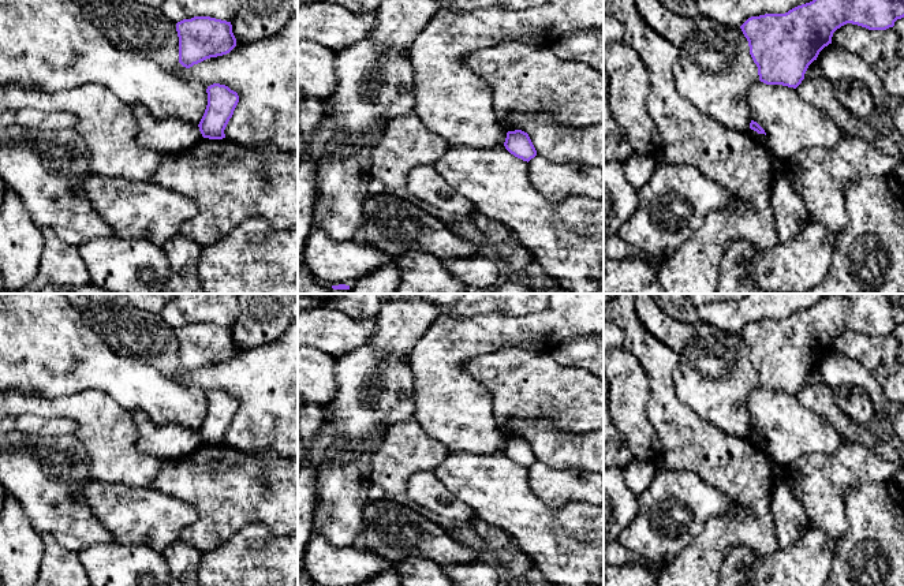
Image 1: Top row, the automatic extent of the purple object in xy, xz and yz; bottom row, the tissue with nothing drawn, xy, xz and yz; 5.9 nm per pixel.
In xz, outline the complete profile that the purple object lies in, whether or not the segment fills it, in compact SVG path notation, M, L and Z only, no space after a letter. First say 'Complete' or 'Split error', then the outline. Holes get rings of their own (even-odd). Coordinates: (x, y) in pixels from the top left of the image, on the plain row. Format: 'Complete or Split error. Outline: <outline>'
Complete. Outline: M522 436L508 437L504 452L511 460L527 469L537 462L528 440Z

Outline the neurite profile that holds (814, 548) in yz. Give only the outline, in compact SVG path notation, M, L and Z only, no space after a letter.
M807 526L799 541L788 549L758 555L750 567L752 586L822 586L832 571L836 541L829 534Z

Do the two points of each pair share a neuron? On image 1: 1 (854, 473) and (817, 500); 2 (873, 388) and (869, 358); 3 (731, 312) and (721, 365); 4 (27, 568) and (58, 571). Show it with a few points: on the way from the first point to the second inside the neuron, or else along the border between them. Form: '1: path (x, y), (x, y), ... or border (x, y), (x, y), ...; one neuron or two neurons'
1: path (844, 473), (826, 491); one neuron
2: border (847, 355), (854, 358), (877, 381), (889, 402); two neurons
3: border (703, 321), (723, 332), (739, 333); two neurons
4: border (43, 538), (44, 553), (38, 571); two neurons

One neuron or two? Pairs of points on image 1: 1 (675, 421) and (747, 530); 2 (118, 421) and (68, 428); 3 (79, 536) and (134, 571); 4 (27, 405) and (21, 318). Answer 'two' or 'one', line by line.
1: one
2: two
3: two
4: two

